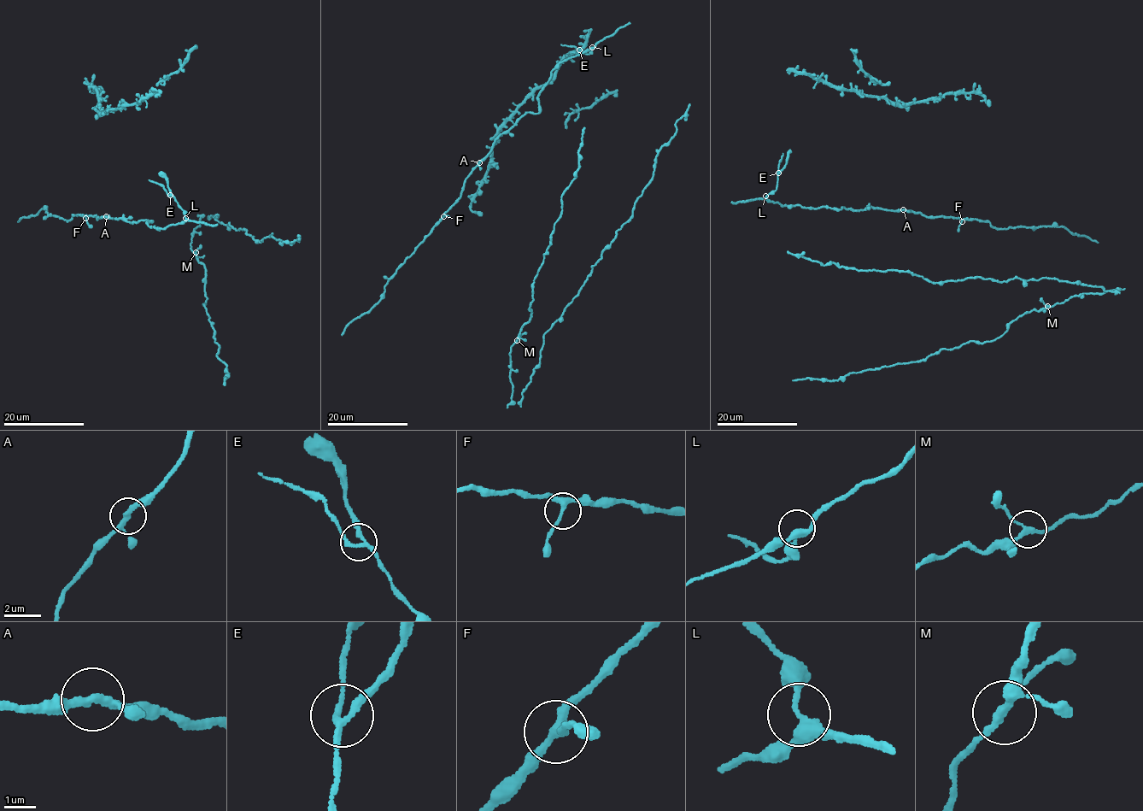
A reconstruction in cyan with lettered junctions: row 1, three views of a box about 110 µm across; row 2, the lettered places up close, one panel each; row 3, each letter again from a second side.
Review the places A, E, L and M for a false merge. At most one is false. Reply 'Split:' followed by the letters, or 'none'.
Split: none

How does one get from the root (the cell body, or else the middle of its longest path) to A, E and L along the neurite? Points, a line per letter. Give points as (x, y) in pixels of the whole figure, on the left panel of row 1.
A: (154, 227), (146, 223), (152, 220), (131, 222), (106, 216)
E: (154, 227), (165, 228), (184, 220), (185, 214), (170, 195)
L: (154, 227), (158, 229), (178, 225), (185, 218)

